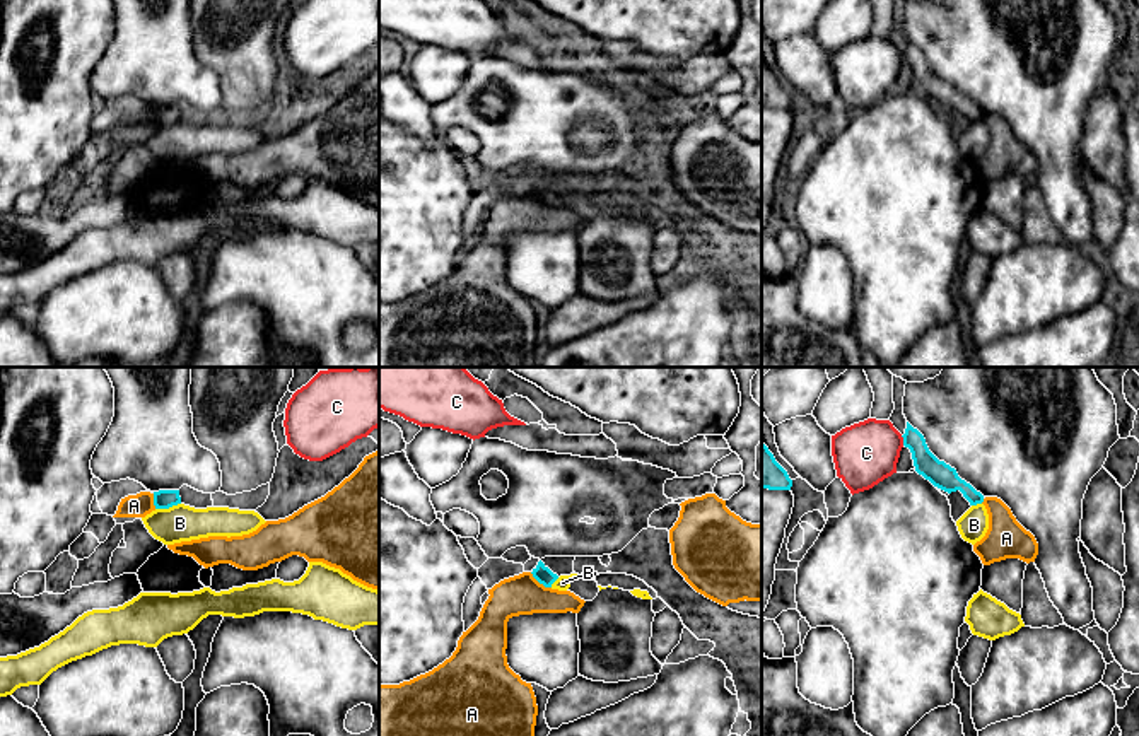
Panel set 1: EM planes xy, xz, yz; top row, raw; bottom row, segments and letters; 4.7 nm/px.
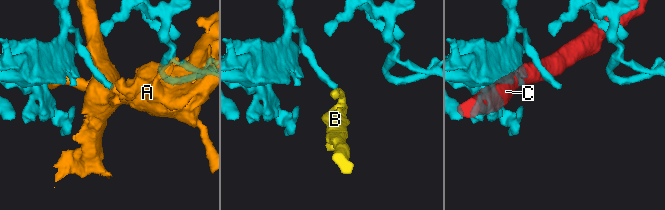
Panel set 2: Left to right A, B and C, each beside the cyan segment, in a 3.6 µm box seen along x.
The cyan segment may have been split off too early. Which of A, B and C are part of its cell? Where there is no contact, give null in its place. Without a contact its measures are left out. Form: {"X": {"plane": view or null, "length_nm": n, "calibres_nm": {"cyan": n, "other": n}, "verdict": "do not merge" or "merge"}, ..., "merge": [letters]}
{"A": {"plane": "xz", "length_nm": 130, "calibres_nm": {"cyan": 80, "other": 190}, "verdict": "do not merge"}, "B": {"plane": "xy", "length_nm": 120, "calibres_nm": {"cyan": 90, "other": 180}, "verdict": "do not merge"}, "C": {"plane": "yz", "length_nm": 50, "calibres_nm": {"cyan": 120, "other": 300}, "verdict": "do not merge"}, "merge": []}

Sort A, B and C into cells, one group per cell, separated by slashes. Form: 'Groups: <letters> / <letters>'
Groups: A / B / C

